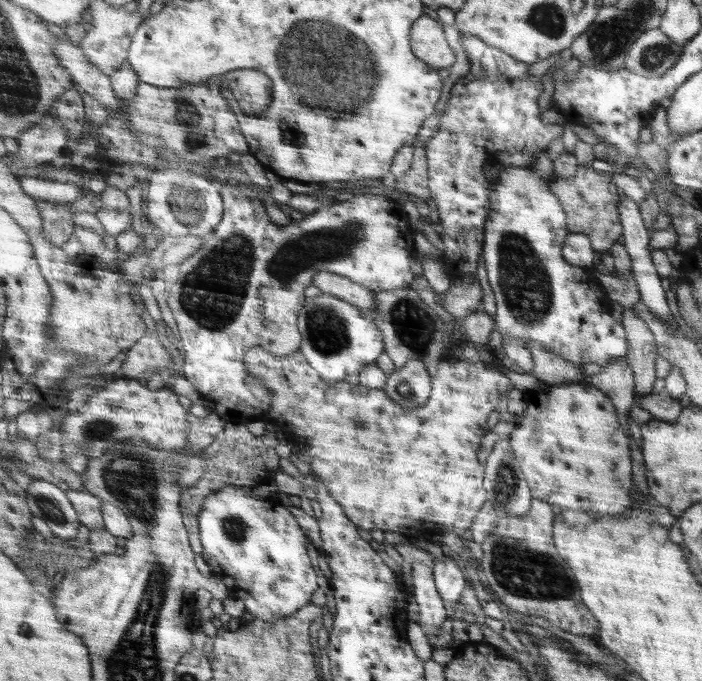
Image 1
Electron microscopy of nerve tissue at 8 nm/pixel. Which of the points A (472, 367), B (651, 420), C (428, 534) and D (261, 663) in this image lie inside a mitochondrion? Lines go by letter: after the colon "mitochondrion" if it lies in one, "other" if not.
A: other
B: other
C: other
D: other

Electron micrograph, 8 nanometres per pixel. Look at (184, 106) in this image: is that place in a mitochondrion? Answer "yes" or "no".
yes

